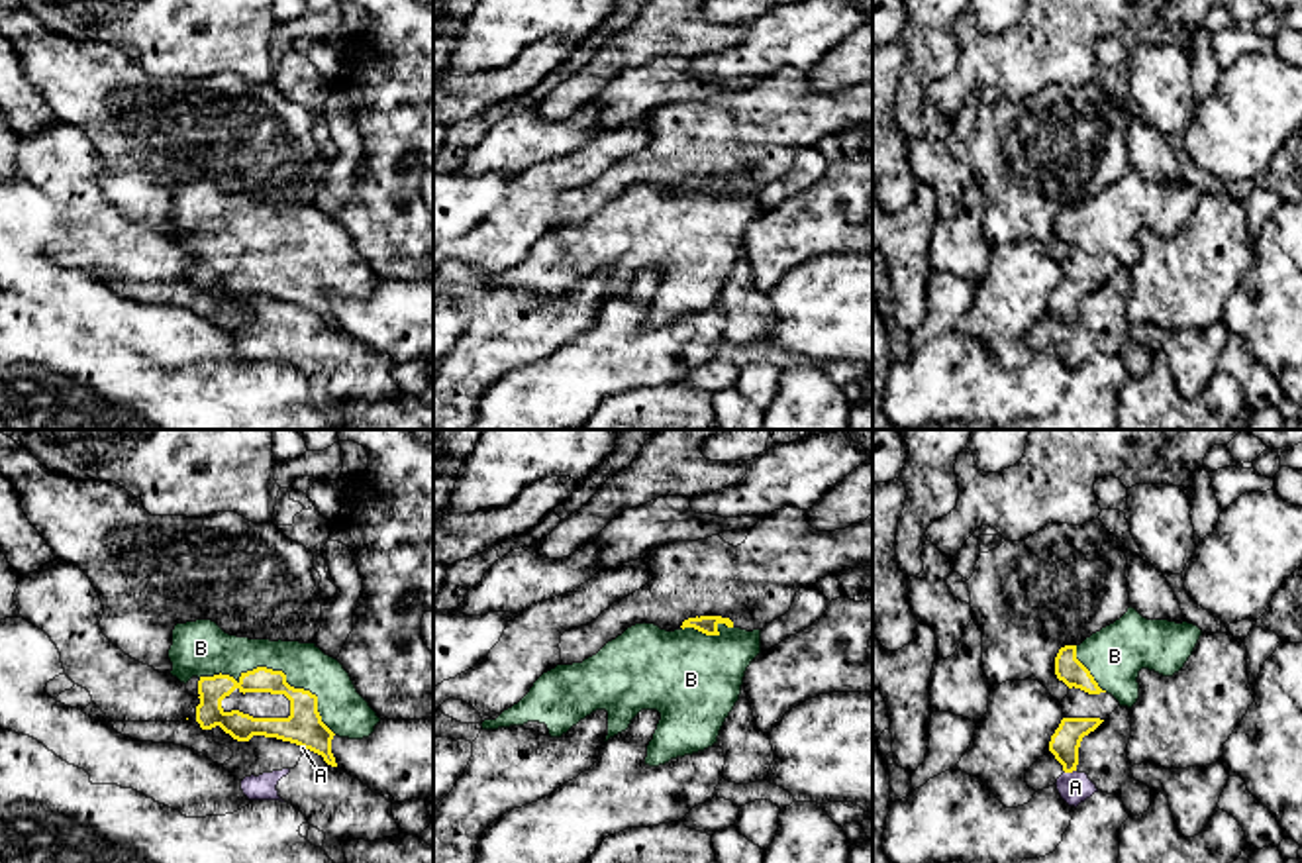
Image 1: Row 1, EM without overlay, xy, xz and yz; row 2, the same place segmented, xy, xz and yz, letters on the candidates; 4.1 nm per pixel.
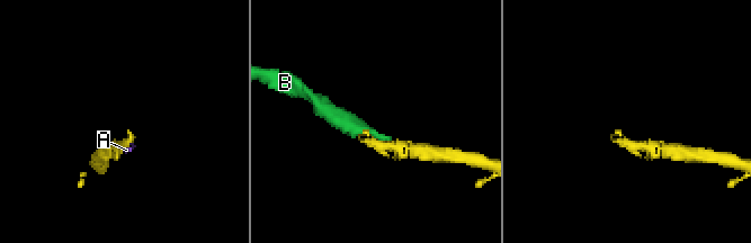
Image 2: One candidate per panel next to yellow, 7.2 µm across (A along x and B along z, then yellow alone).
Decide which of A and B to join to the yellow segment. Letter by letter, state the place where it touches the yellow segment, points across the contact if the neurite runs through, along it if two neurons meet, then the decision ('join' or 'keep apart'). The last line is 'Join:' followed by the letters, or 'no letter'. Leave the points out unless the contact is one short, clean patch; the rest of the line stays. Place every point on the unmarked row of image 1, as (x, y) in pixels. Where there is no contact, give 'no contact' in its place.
A: yz (1069, 332) | keep apart
B: xy (279, 232) | join
Join: B

